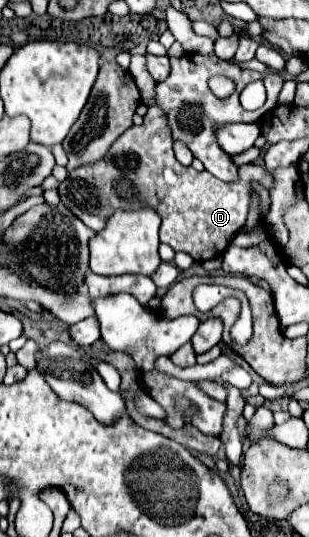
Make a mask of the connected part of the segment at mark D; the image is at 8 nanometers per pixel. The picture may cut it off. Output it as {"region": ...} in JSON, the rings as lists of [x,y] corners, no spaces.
{"region":[[[132,56],[132,64],[128,68],[128,72],[134,76],[134,82],[138,84],[140,92],[142,92],[142,100],[150,100],[150,108],[144,116],[144,124],[142,126],[132,126],[128,128],[110,148],[110,152],[94,162],[94,164],[84,164],[76,170],[72,170],[68,174],[68,178],[64,182],[60,182],[58,192],[60,192],[60,200],[92,230],[100,232],[106,226],[108,216],[118,210],[130,210],[130,208],[140,208],[140,206],[154,206],[156,212],[162,218],[162,226],[160,226],[160,242],[172,246],[176,252],[186,252],[190,254],[196,262],[206,262],[212,258],[218,258],[230,244],[230,240],[244,228],[248,212],[250,212],[250,200],[252,194],[258,194],[252,188],[252,182],[260,182],[266,190],[270,190],[274,186],[274,176],[270,174],[270,170],[266,170],[264,166],[258,164],[244,164],[240,166],[240,180],[238,182],[222,182],[218,178],[214,178],[210,172],[196,172],[192,166],[182,166],[176,158],[174,158],[174,150],[172,150],[172,136],[166,124],[166,116],[162,110],[158,110],[158,106],[154,104],[154,78],[146,72],[144,68],[146,58],[144,56]]]}

